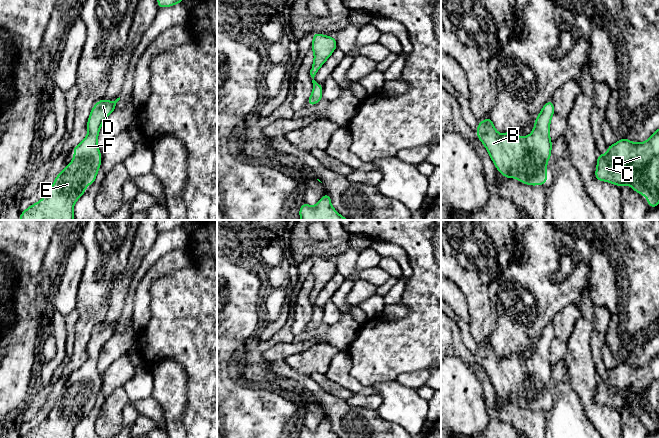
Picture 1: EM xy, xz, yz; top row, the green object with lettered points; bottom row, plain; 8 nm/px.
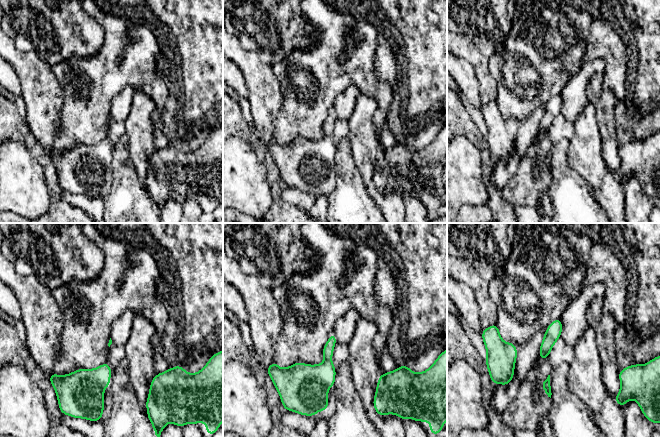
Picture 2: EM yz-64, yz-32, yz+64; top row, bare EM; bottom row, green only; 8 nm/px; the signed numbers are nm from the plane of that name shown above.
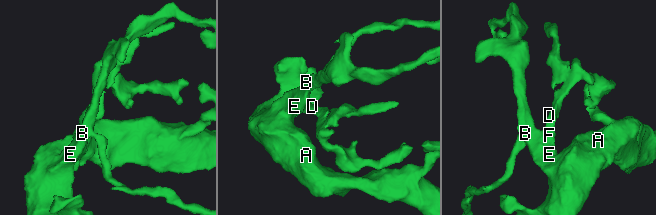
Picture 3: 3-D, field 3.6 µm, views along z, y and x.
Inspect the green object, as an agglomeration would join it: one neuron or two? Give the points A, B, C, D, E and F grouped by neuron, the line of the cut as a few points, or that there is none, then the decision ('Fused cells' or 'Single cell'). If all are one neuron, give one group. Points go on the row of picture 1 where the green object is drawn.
Groups: A B C D E F. No split. Single cell

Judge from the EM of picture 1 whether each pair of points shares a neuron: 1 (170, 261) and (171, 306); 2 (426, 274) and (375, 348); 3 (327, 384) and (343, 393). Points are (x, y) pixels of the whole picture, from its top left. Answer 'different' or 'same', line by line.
1: different
2: same
3: same

